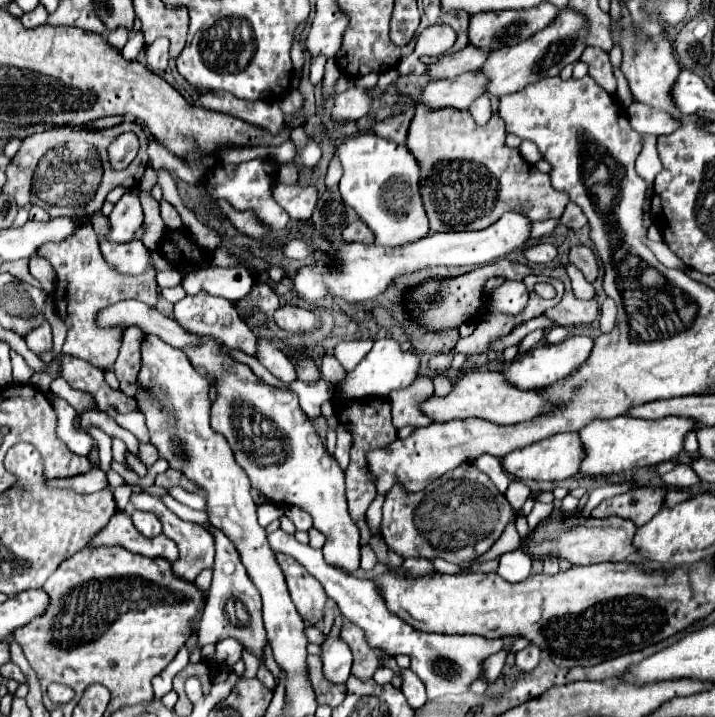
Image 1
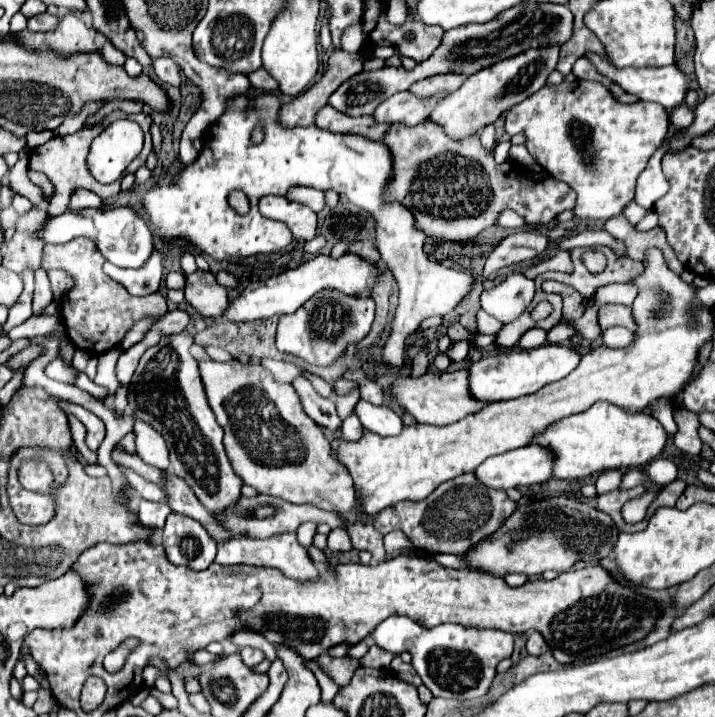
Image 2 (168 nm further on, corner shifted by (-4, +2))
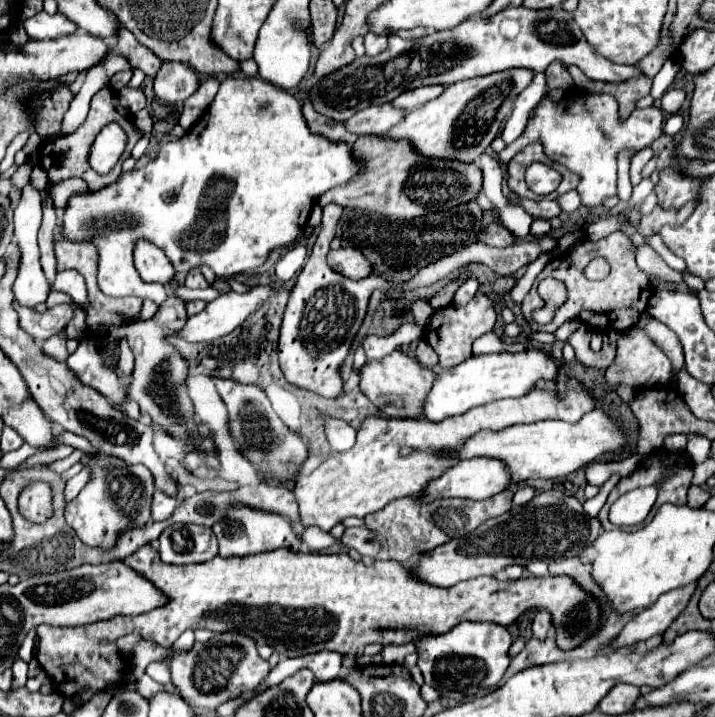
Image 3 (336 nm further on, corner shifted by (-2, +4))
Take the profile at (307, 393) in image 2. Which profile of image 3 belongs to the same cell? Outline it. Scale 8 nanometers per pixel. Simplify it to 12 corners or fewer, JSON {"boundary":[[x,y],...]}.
{"boundary":[[325,419],[333,451],[355,445],[357,431],[341,419]]}

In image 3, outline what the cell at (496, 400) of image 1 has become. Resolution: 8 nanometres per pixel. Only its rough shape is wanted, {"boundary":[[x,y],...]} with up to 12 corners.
{"boundary":[[395,349],[359,389],[387,417],[421,415],[435,373]]}

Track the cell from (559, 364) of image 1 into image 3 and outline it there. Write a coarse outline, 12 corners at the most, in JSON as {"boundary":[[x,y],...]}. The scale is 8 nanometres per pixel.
{"boundary":[[537,349],[473,355],[437,371],[423,419],[443,421],[557,381]]}

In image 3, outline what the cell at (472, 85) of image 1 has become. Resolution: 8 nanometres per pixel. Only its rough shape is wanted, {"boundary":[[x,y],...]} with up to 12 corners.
{"boundary":[[373,105],[345,121],[357,135],[381,135],[407,111]]}

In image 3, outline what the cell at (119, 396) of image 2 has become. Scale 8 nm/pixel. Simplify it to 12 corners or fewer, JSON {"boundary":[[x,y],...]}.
{"boundary":[[125,338],[118,346],[118,366],[125,375],[132,372],[134,354]]}

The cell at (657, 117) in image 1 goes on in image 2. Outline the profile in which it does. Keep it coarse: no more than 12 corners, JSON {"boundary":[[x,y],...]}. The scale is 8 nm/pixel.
{"boundary":[[687,105],[675,107],[669,123],[675,129],[687,129],[695,121],[693,111]]}

